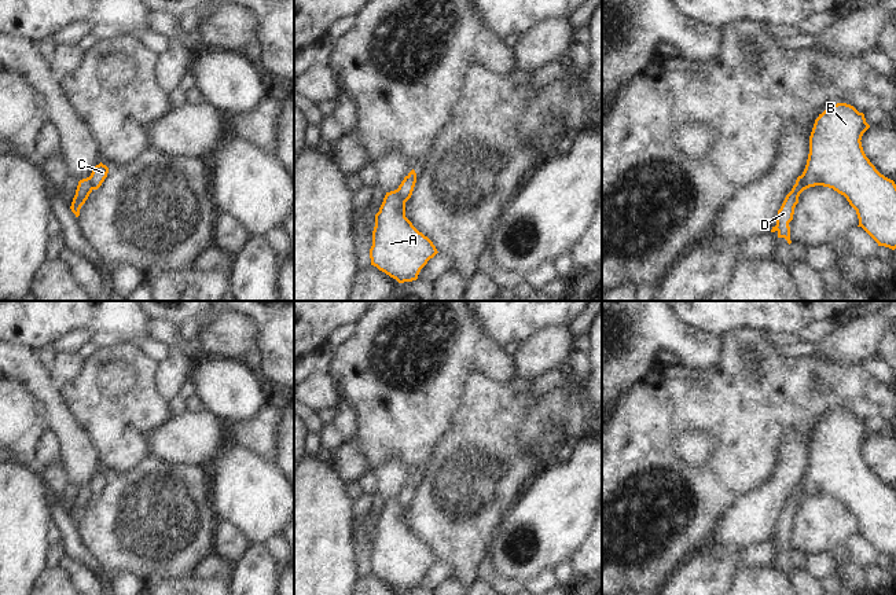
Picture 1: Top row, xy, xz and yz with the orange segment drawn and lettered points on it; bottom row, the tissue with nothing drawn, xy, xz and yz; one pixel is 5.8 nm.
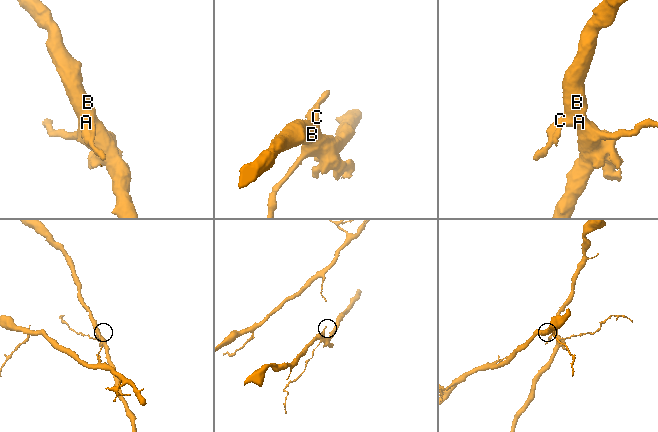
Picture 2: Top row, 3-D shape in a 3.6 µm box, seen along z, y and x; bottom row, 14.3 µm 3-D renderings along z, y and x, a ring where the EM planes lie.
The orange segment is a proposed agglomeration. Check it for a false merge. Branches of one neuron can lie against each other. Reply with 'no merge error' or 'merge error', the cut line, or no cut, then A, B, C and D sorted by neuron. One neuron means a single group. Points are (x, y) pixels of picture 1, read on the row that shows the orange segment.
merge error | xy (88, 177), (92, 188) | A B D / C

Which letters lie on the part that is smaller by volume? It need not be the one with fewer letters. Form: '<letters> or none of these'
C

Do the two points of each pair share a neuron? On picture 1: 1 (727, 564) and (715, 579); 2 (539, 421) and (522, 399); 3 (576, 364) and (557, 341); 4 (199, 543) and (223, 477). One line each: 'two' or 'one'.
1: one
2: two
3: two
4: two

